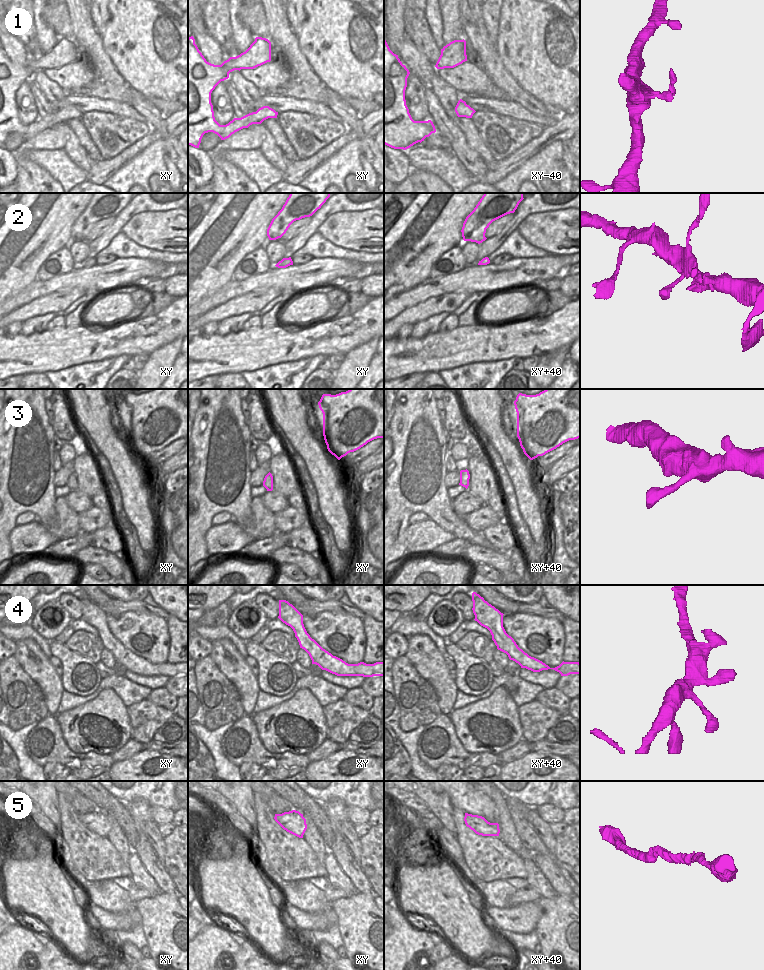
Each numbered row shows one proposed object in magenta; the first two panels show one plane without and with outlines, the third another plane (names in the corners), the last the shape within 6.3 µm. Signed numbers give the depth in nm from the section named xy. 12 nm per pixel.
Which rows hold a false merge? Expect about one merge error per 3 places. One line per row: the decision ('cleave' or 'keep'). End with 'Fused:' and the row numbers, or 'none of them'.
1: keep
2: keep
3: keep
4: keep
5: keep
Fused: none of them

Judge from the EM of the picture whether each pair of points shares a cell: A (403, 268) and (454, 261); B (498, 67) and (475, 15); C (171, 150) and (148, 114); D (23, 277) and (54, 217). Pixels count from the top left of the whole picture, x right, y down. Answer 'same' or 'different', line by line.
A: different
B: same
C: same
D: same

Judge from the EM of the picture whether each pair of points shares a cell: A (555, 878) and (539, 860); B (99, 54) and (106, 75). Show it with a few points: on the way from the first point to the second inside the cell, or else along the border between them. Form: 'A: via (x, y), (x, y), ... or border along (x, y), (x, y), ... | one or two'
A: via (552, 874), (543, 864) | one
B: via (102, 59), (106, 70) | one

